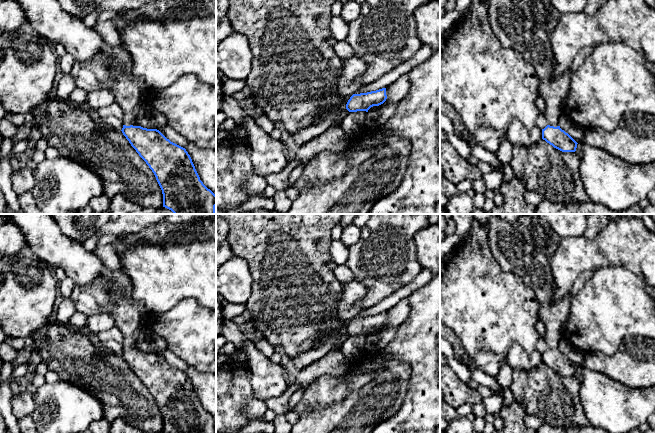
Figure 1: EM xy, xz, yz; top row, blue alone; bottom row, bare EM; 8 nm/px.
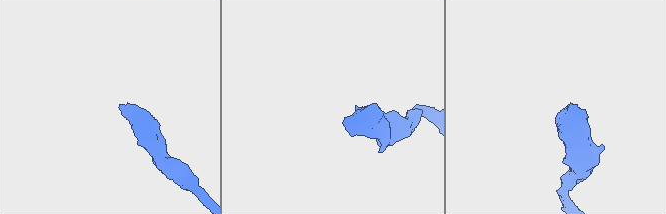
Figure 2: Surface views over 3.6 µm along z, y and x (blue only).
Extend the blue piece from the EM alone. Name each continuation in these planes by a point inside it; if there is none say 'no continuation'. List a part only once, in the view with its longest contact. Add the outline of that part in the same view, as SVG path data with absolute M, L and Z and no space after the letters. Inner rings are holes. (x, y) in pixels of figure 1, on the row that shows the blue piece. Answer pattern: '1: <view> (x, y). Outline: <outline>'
1: xy (111, 69). Outline: M104 44L102 51L92 60L75 62L70 72L76 88L86 93L108 89L124 112L123 125L139 126L137 115L146 102L148 87L132 71L132 59L125 47Z

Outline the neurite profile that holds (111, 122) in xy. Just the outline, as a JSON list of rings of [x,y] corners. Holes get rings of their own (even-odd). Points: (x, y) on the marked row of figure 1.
[[[113,116],[105,117],[105,118],[100,118],[102,123],[106,125],[109,128],[113,128],[116,130],[121,131],[123,128],[123,121],[122,119],[115,118]]]

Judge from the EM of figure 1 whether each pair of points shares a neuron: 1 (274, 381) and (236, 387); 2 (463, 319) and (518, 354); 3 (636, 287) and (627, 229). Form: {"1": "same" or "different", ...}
{"1": "different", "2": "different", "3": "different"}

